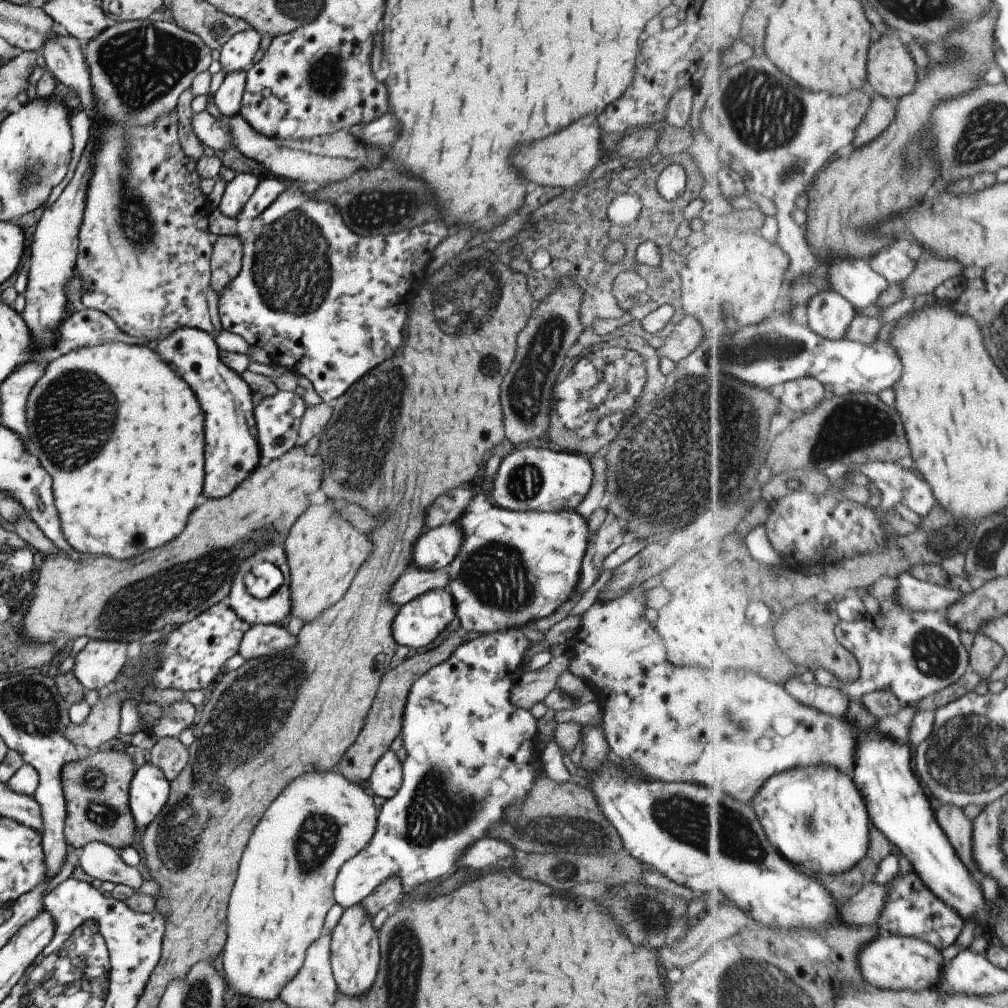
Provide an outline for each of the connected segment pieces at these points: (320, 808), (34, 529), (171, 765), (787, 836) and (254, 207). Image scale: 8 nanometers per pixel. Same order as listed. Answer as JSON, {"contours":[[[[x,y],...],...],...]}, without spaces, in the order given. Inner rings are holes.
{"contours":[[[[336,768],[330,772],[306,772],[294,778],[270,804],[244,850],[230,896],[228,938],[222,952],[228,991],[258,1002],[272,1002],[280,996],[286,982],[303,966],[308,948],[325,932],[328,910],[335,904],[333,889],[338,870],[371,842],[378,814],[373,798],[358,784],[342,778]]],[[[295,446],[289,452],[286,452],[283,456],[280,456],[277,460],[272,460],[268,466],[260,466],[250,474],[249,478],[246,478],[246,482],[242,482],[242,486],[238,486],[238,490],[234,490],[232,494],[228,494],[226,498],[220,498],[220,500],[206,500],[202,506],[198,506],[192,516],[188,518],[188,524],[186,528],[182,530],[182,534],[178,534],[174,538],[174,542],[168,542],[156,550],[150,550],[150,552],[144,552],[140,556],[134,556],[134,558],[128,558],[128,560],[114,560],[114,558],[108,558],[108,556],[101,557],[89,557],[73,558],[70,559],[64,555],[59,549],[57,549],[46,536],[42,533],[39,526],[34,522],[34,518],[26,516],[24,518],[18,518],[15,524],[11,526],[28,546],[32,547],[36,552],[43,555],[42,564],[40,564],[40,570],[38,570],[38,578],[36,578],[36,592],[34,592],[34,600],[30,604],[30,610],[26,614],[26,620],[24,620],[24,636],[28,642],[55,642],[64,637],[68,640],[76,640],[82,636],[88,636],[90,641],[92,638],[96,640],[118,640],[118,642],[138,642],[141,641],[143,636],[149,635],[152,632],[158,632],[158,630],[173,628],[174,626],[190,622],[196,618],[198,614],[208,610],[210,606],[215,606],[221,601],[226,601],[228,592],[232,587],[232,580],[240,568],[240,564],[250,556],[253,557],[260,548],[268,546],[268,544],[282,544],[284,540],[288,538],[290,530],[294,527],[296,520],[308,510],[311,506],[310,498],[312,494],[320,489],[322,485],[322,478],[324,478],[324,470],[322,470],[322,458],[316,454],[306,454],[303,446]]],[[[161,738],[150,752],[150,763],[159,767],[170,782],[176,780],[189,760],[189,747],[179,738]]],[[[806,766],[780,772],[766,782],[752,806],[770,842],[803,870],[838,876],[854,870],[869,855],[873,816],[868,800],[856,779],[836,766]]],[[[266,178],[259,182],[254,194],[250,196],[250,200],[246,202],[246,206],[242,208],[241,218],[256,219],[289,185],[286,180],[280,178]]]]}

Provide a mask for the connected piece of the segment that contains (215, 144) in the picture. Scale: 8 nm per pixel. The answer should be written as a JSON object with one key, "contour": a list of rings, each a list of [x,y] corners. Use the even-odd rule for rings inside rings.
{"contour":[[[207,111],[194,113],[192,116],[192,130],[198,136],[198,139],[220,155],[234,147],[234,138],[232,132],[228,130],[228,124],[225,120],[218,121]],[[232,142],[232,146],[230,143]]]}

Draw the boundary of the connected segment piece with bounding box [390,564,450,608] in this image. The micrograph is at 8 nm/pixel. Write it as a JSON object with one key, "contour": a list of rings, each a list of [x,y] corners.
{"contour":[[[410,564],[390,588],[390,602],[399,608],[430,590],[448,589],[450,576],[439,570],[420,570]]]}

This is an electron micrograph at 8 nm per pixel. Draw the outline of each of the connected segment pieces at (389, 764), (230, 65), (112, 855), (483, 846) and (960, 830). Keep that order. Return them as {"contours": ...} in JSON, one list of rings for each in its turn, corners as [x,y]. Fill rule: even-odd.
{"contours":[[[[392,750],[387,751],[374,766],[370,776],[374,796],[393,798],[403,782],[402,762]]],[[[254,29],[234,34],[220,49],[220,65],[225,75],[247,70],[252,65],[261,43],[261,35]]],[[[90,842],[79,853],[80,868],[92,878],[123,884],[138,890],[144,879],[136,867],[128,866],[117,850],[102,842]]],[[[480,838],[474,844],[470,844],[464,854],[456,860],[458,866],[472,866],[472,868],[486,868],[502,858],[510,858],[514,852],[506,842],[494,840],[494,838]]],[[[943,804],[937,812],[937,818],[966,866],[970,866],[970,870],[981,877],[974,858],[974,821],[966,816],[964,807]]]]}

